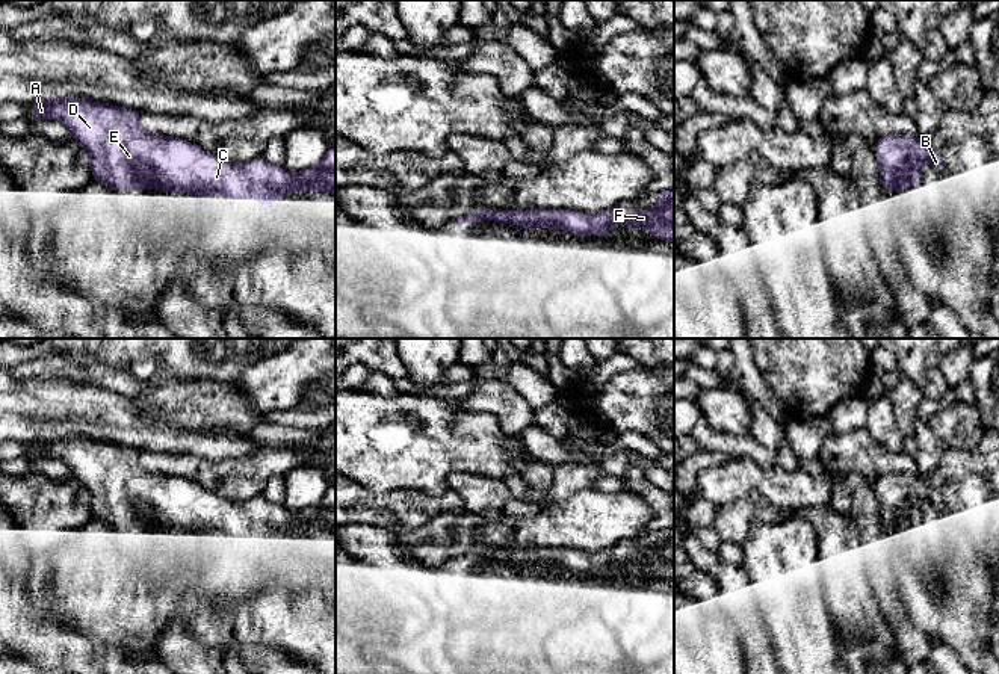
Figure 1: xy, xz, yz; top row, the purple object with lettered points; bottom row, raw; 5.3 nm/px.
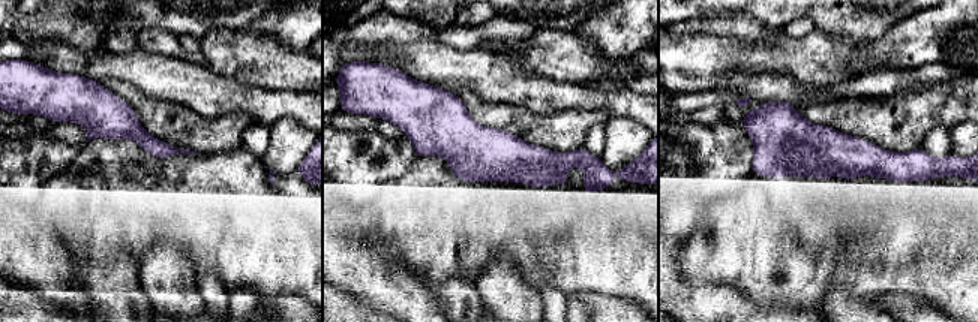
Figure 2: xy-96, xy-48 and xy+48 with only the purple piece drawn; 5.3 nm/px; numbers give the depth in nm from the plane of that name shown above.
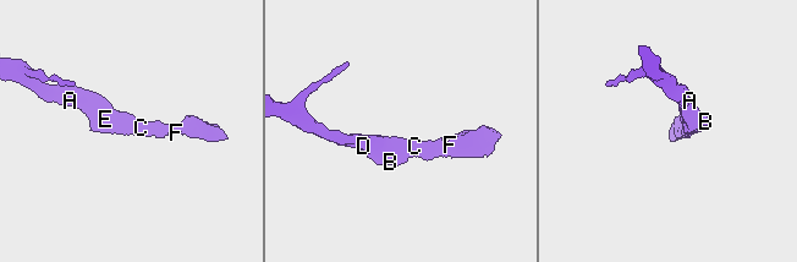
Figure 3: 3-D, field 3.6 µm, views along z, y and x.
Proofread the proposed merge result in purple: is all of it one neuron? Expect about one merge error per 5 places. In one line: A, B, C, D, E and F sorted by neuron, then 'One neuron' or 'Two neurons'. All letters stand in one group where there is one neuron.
Groups: A B C D E F. One neuron

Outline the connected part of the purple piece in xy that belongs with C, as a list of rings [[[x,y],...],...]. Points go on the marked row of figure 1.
[[[62,97],[56,100],[35,100],[30,103],[30,122],[57,119],[63,122],[76,141],[88,151],[92,178],[110,189],[139,190],[156,189],[186,195],[225,195],[228,199],[243,201],[254,196],[255,204],[275,204],[281,193],[328,192],[336,195],[336,147],[331,145],[322,162],[296,174],[283,166],[272,166],[263,157],[236,163],[175,136],[151,134],[144,130],[141,113],[109,103]]]

